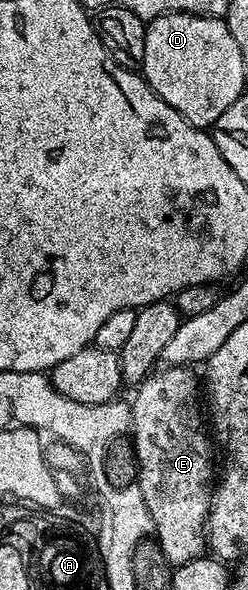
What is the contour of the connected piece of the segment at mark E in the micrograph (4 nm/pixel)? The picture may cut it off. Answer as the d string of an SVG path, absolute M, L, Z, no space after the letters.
M165 366L154 369L153 373L136 387L137 395L134 396L133 402L131 401L131 434L133 432L131 452L137 458L136 485L141 486L139 495L145 501L147 512L153 518L155 540L161 546L163 556L169 561L169 565L174 568L206 553L207 531L211 526L211 511L215 501L213 487L215 446L211 441L206 419L203 417L203 398L202 395L201 398L197 395L197 378L193 372L188 366Z

